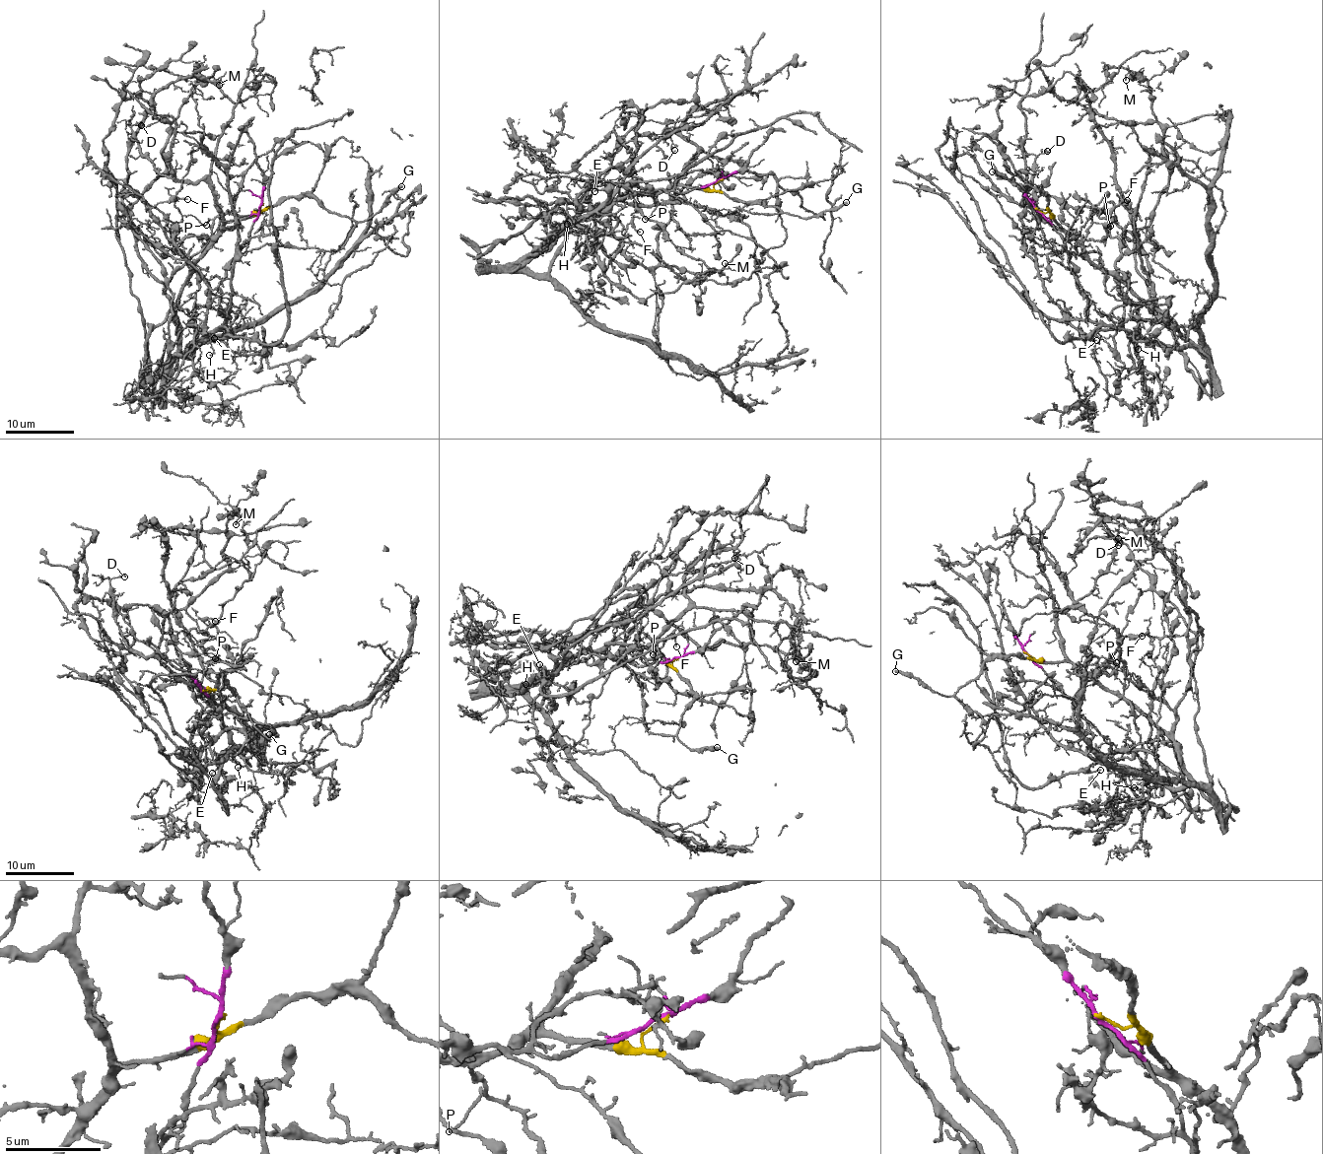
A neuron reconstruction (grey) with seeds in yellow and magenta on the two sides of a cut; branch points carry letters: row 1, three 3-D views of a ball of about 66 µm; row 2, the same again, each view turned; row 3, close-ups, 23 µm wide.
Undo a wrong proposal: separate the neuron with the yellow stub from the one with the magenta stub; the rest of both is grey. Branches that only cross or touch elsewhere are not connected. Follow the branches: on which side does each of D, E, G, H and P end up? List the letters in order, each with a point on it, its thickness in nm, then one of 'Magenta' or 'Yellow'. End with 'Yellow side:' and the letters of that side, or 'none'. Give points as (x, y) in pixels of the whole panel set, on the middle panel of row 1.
D: Place: (674, 150). Thickness 80 nm. Yellow
E: Place: (594, 191). Thickness 130 nm. Magenta
G: Place: (846, 202). Thickness 280 nm. Yellow
H: Place: (567, 224). Thickness 130 nm. Magenta
P: Place: (645, 219). Thickness 100 nm. Yellow
Yellow side: D, G, P

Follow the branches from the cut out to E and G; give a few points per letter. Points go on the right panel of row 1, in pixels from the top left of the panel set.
E: (1037, 209), (1064, 241), (1072, 272), (1089, 301), (1087, 316), (1097, 324), (1091, 339), (1095, 340)
G: (1037, 209), (1048, 212), (1046, 194), (1035, 190), (1035, 202), (1029, 204), (1030, 208), (1022, 193), (993, 170)

